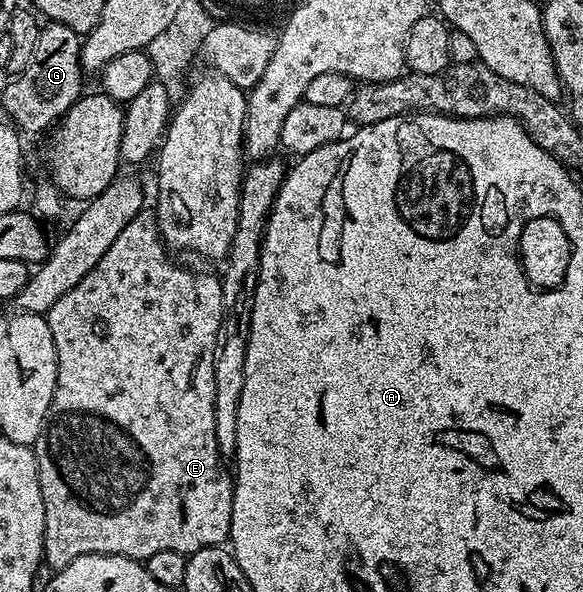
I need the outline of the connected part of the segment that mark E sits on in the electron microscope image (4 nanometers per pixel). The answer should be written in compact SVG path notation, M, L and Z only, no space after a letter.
M144 209L140 213L136 213L136 217L132 217L132 221L128 221L128 225L124 225L120 237L116 237L116 241L112 241L112 249L108 249L108 253L104 253L104 257L100 257L100 261L96 261L96 269L92 269L92 273L88 273L88 277L84 277L84 281L80 281L80 285L76 285L76 289L68 289L68 293L64 293L64 297L60 297L60 301L56 301L56 305L52 305L52 309L45 314L48 329L52 329L52 341L56 345L58 376L56 377L54 396L50 402L50 412L46 414L46 426L43 427L42 435L37 443L33 444L33 448L40 473L40 493L44 497L42 557L45 566L50 566L51 572L63 571L68 565L72 565L72 561L76 561L76 557L84 557L85 555L122 555L126 559L145 561L148 557L152 557L152 553L161 553L163 549L172 549L176 553L189 557L205 547L217 547L225 544L230 538L234 481L231 472L227 468L226 471L222 468L224 456L218 452L216 443L216 381L214 380L214 350L218 344L218 330L222 328L222 280L217 274L209 275L206 271L189 271L188 268L173 263L169 254L171 255L171 252L162 242L162 234L158 231L157 214L153 210Z

